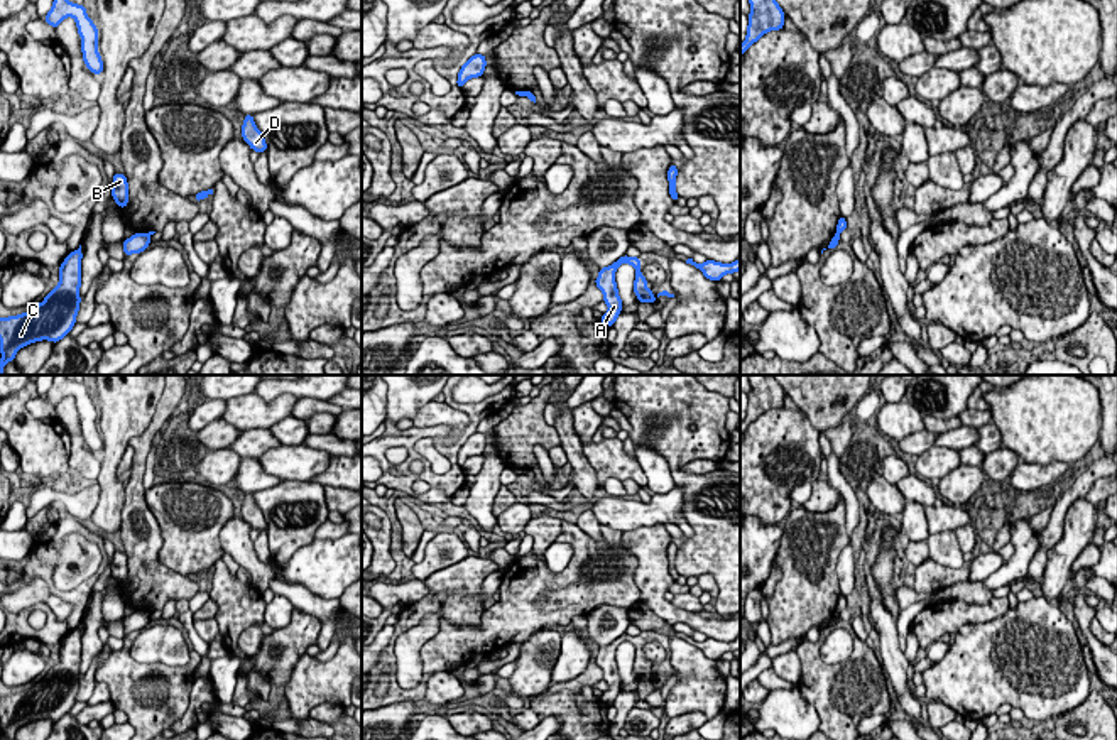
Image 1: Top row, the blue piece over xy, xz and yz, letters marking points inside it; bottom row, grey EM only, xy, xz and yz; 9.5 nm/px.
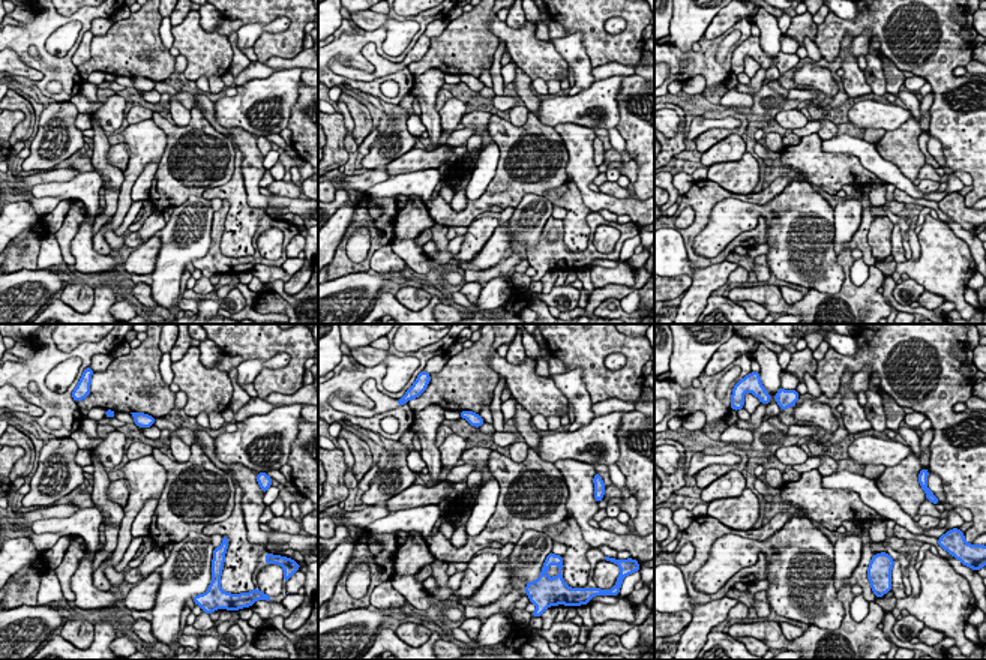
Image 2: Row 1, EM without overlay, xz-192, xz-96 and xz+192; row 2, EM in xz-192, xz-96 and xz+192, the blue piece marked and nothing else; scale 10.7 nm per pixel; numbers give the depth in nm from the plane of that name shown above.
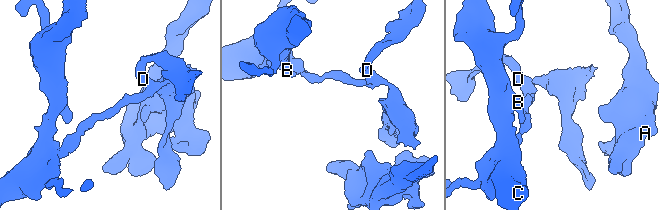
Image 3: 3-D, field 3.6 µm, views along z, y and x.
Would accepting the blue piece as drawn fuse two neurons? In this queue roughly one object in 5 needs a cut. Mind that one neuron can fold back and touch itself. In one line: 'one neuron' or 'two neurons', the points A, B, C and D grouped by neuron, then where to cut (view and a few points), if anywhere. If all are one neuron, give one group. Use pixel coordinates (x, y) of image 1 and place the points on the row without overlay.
two neurons; groups A B C / D; cut xz (528, 470), (524, 473)

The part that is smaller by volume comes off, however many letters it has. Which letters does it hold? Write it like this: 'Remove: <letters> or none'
Remove: D

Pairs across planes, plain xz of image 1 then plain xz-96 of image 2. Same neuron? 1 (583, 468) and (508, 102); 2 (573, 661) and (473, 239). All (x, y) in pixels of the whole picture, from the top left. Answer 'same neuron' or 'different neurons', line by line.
1: different neurons
2: different neurons

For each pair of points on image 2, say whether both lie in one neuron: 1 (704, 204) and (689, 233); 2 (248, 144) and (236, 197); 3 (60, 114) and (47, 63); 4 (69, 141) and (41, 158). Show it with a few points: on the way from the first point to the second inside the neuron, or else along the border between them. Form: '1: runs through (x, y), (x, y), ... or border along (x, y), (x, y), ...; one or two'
1: runs through (703, 212), (697, 225); one
2: border along (237, 150), (242, 156), (246, 203), (251, 207); two
3: border along (68, 99), (54, 102); two
4: runs through (62, 141), (57, 141), (48, 150); one

